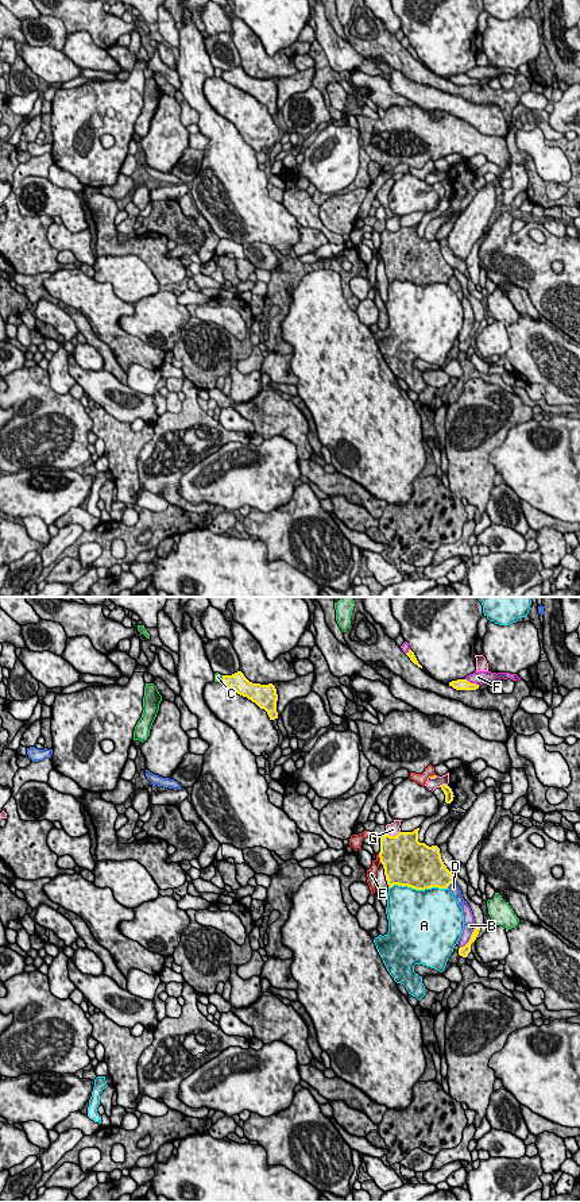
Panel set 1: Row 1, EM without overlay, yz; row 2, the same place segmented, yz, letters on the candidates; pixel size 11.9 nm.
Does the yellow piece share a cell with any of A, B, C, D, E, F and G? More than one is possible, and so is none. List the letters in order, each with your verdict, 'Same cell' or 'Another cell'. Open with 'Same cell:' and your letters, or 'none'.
Same cell: none
A: Another cell
B: Another cell
C: Another cell
D: Another cell
E: Another cell
F: Another cell
G: Another cell

